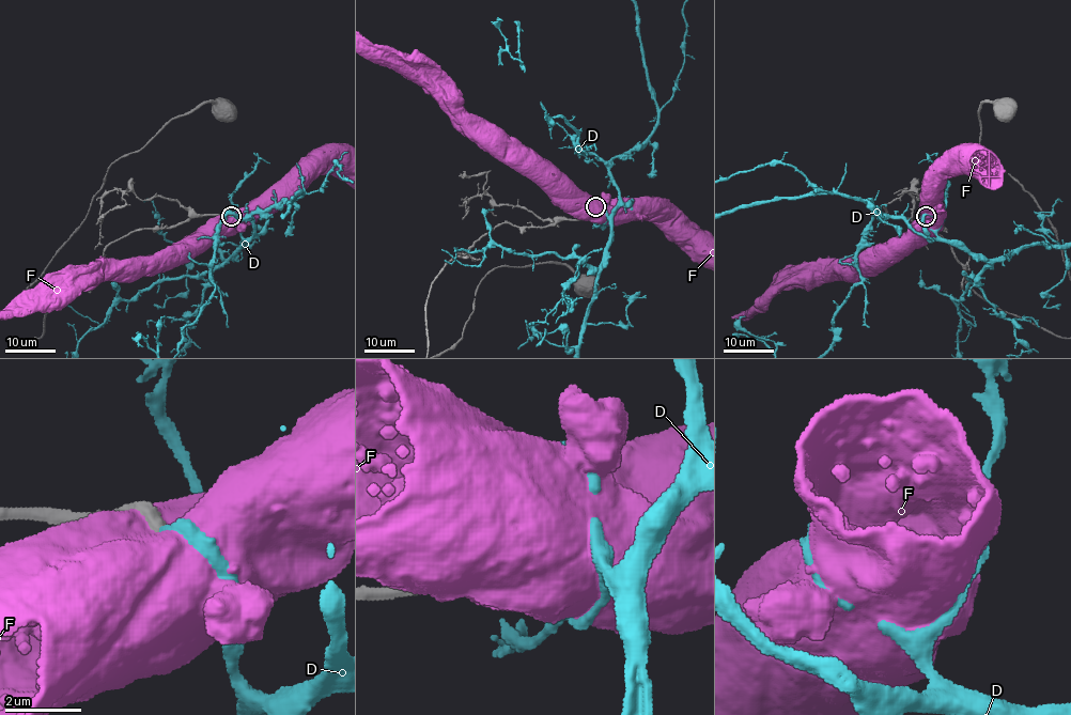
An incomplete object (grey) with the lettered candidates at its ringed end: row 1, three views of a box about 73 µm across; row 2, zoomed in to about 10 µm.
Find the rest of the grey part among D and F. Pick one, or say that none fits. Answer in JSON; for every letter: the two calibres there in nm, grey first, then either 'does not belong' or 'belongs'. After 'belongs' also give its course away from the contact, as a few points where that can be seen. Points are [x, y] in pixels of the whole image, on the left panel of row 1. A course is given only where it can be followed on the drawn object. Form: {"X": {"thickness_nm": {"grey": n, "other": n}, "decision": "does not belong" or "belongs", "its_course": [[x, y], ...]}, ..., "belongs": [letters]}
{"D": {"thickness_nm": {"grey": 280, "other": 140}, "decision": "belongs"}, "F": {"thickness_nm": {"grey": 260, "other": 850}, "decision": "does not belong"}, "belongs": ["D"]}

